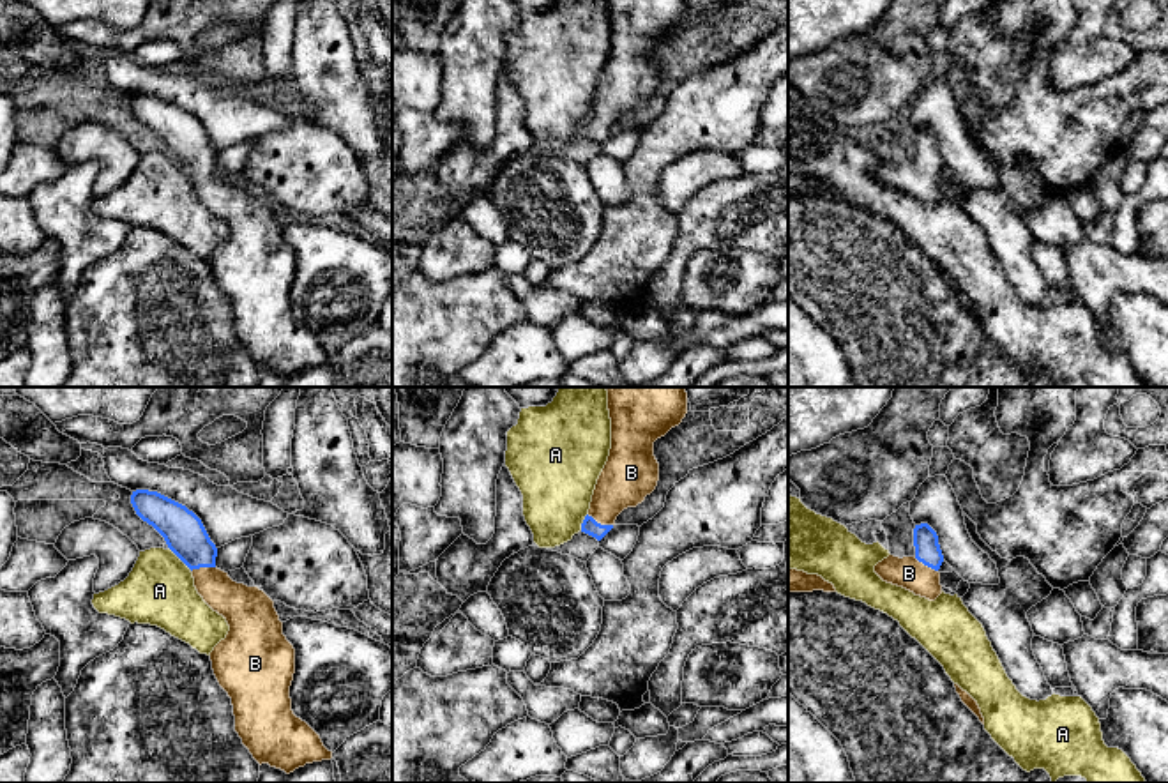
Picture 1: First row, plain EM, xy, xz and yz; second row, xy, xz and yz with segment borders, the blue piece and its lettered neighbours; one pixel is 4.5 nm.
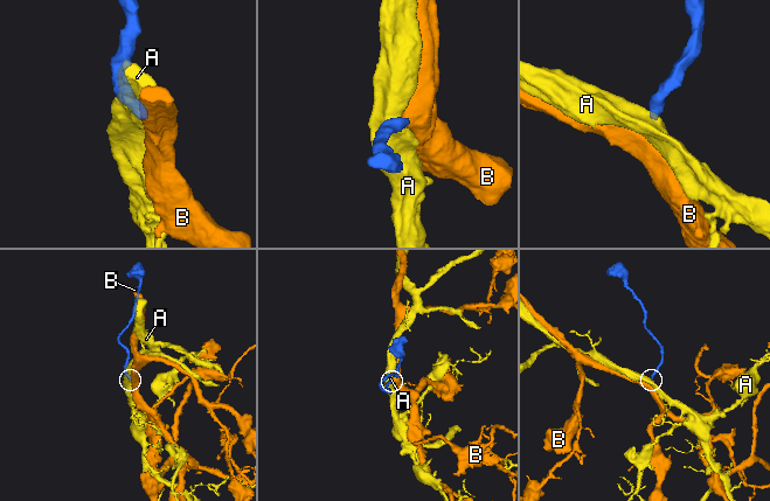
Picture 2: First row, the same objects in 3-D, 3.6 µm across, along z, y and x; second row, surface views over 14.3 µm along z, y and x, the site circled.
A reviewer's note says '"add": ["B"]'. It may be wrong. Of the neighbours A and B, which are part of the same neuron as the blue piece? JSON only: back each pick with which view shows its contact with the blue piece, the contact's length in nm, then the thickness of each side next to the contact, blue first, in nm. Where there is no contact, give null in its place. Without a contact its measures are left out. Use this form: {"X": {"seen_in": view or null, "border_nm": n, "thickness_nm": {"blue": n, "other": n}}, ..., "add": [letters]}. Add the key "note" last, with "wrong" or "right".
{"B": {"seen_in": "xz", "border_nm": 130, "thickness_nm": {"blue": 70, "other": 240}}, "add": ["B"], "note": "right"}

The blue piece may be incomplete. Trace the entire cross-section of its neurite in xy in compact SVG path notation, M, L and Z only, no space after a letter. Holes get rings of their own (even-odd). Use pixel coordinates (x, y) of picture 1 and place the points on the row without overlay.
M148 94L133 95L131 108L191 173L198 198L230 230L210 265L219 290L231 302L235 336L253 362L286 378L330 364L332 355L320 339L292 315L295 253L283 239L274 205L216 171L217 152L186 110Z

